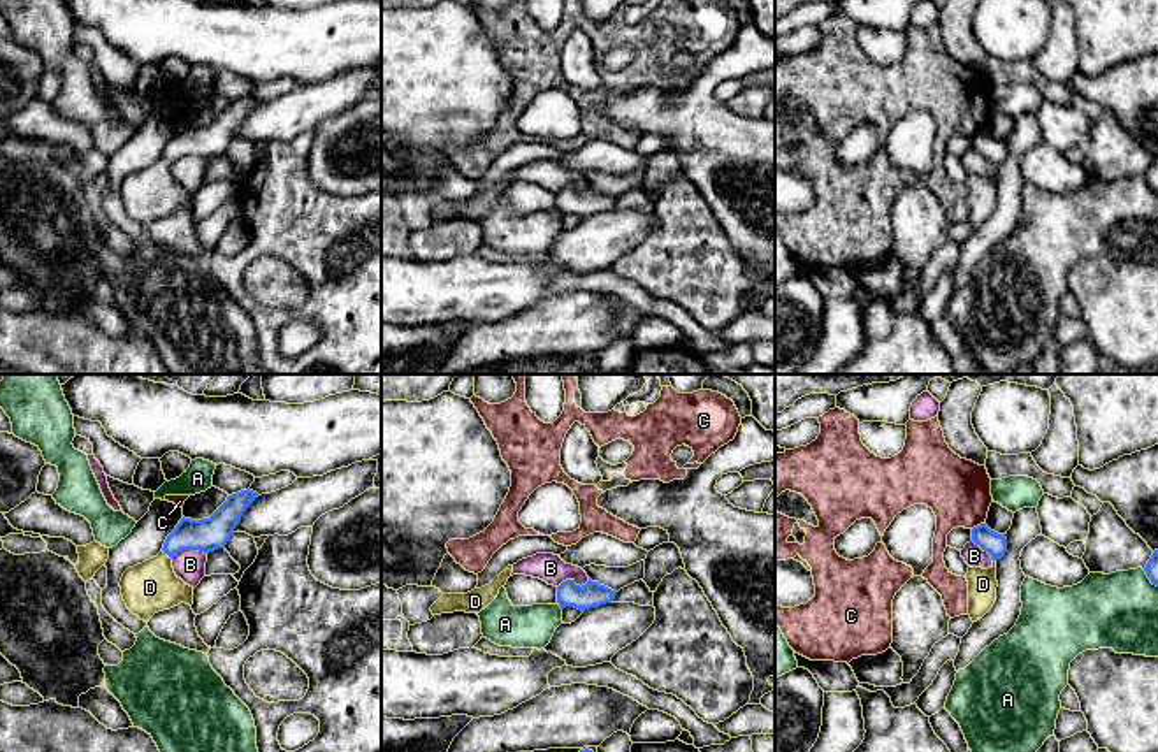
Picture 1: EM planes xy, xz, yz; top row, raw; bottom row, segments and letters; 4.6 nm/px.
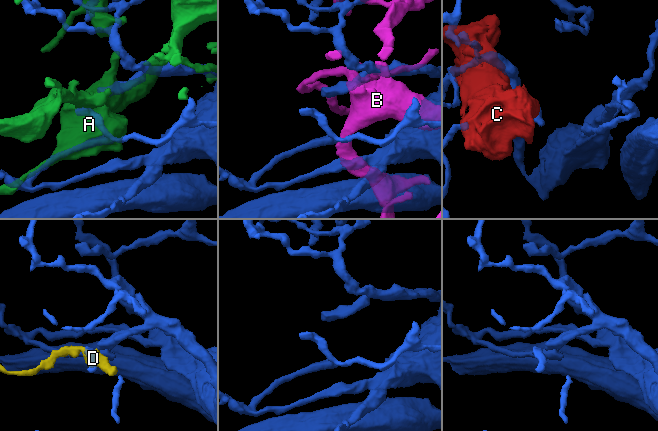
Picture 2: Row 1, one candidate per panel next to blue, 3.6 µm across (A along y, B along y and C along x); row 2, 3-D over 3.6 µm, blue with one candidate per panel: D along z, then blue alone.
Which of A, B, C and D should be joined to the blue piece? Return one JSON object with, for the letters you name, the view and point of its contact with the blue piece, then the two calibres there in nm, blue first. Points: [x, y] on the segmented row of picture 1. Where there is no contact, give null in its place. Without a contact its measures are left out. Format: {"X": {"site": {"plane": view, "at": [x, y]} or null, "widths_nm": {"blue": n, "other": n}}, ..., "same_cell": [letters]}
{"D": {"site": {"plane": "xy", "at": [167, 554]}, "widths_nm": {"blue": 160, "other": 240}}, "same_cell": ["D"]}

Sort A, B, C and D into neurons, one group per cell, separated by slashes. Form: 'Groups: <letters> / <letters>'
Groups: A / B / C / D

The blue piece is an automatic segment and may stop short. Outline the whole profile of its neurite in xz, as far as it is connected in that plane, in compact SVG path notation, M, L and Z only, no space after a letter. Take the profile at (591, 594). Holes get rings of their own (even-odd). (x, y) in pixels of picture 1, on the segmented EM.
M566 580L557 587L557 603L561 608L575 606L582 611L612 603L617 590L612 590L597 582L589 582L585 585L576 585L575 580Z

